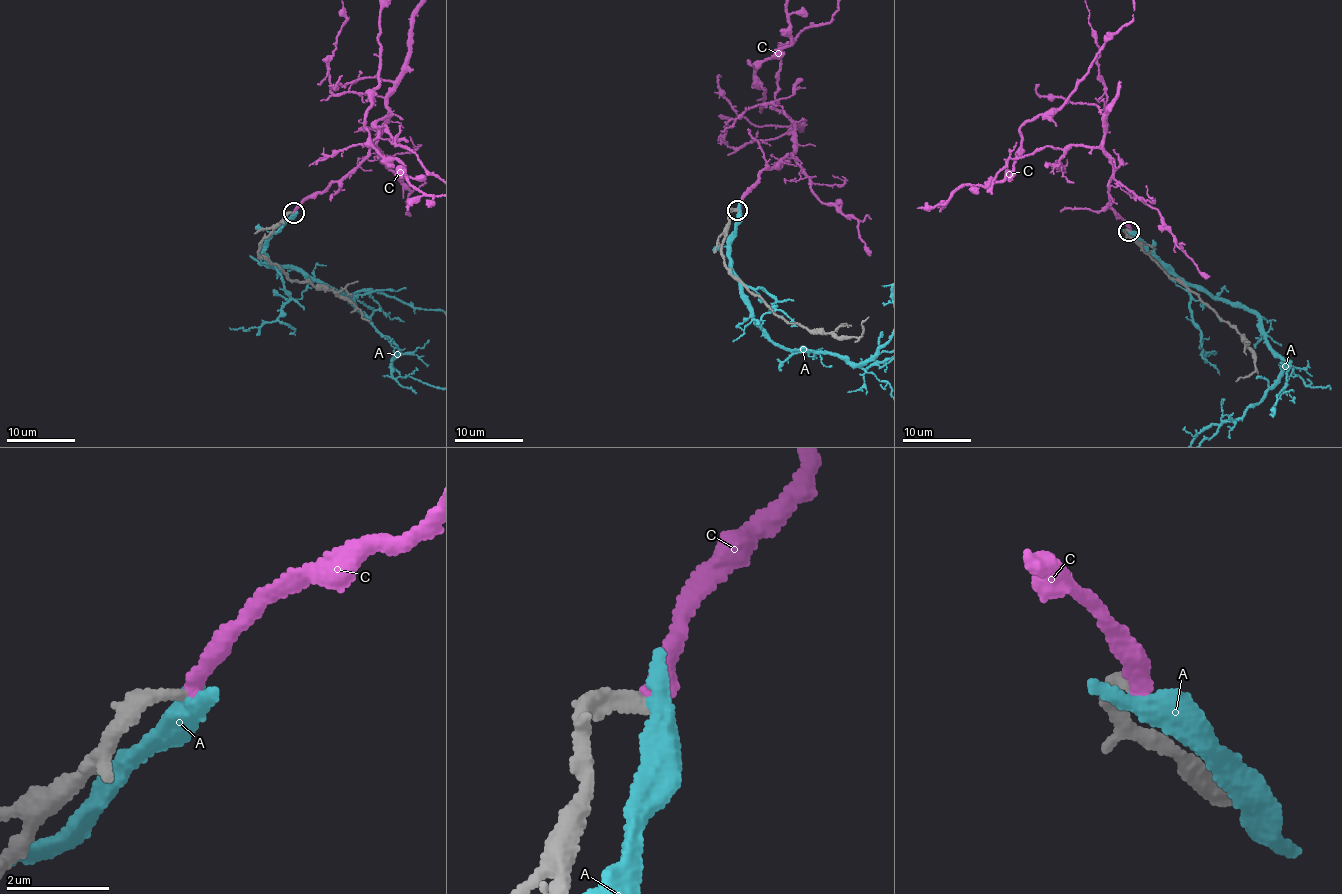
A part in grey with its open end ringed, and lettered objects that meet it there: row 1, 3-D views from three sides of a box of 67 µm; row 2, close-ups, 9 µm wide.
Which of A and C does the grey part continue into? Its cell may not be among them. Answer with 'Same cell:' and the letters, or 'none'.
Same cell: C

